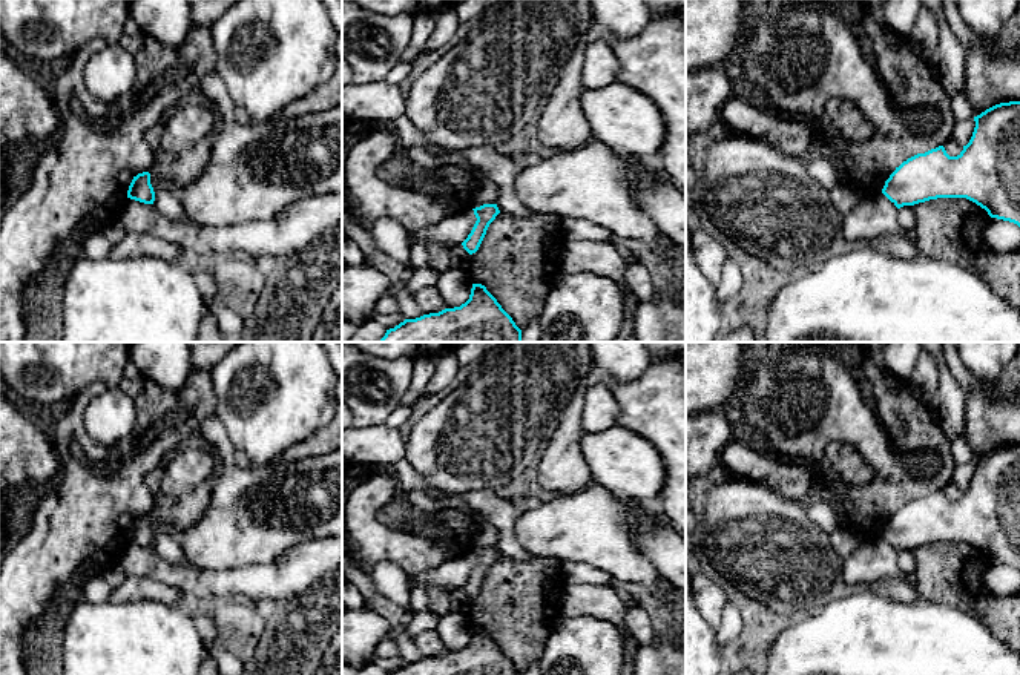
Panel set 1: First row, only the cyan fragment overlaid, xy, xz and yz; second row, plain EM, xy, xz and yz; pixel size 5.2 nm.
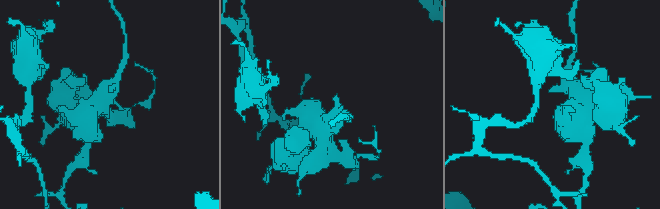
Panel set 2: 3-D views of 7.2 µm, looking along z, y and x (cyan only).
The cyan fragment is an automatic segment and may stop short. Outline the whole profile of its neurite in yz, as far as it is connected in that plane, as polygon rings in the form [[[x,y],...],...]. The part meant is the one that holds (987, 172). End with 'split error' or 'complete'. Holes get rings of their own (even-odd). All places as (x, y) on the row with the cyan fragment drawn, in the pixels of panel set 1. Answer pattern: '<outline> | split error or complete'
[[[1020,101],[995,104],[974,117],[972,137],[957,156],[949,156],[943,146],[917,153],[903,161],[885,181],[882,193],[897,207],[914,206],[937,198],[966,198],[988,212],[991,218],[1020,227]]] | complete

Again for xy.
[[[143,172],[133,176],[127,190],[127,198],[144,202],[144,204],[153,204],[155,192],[150,184],[149,172]]] | complete

